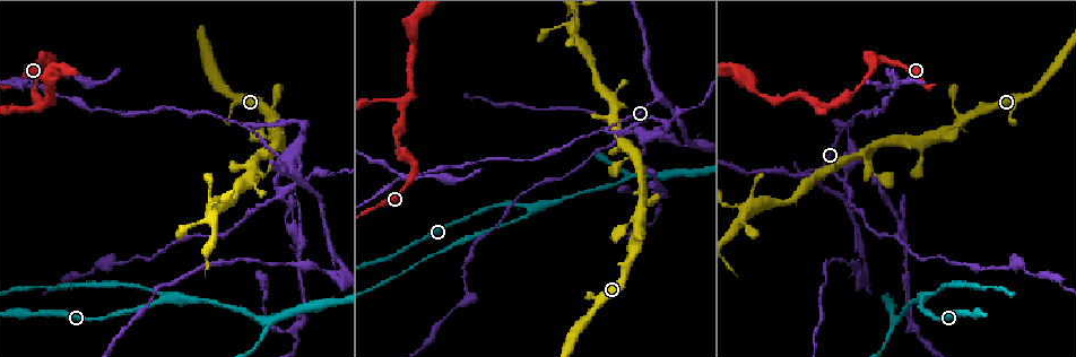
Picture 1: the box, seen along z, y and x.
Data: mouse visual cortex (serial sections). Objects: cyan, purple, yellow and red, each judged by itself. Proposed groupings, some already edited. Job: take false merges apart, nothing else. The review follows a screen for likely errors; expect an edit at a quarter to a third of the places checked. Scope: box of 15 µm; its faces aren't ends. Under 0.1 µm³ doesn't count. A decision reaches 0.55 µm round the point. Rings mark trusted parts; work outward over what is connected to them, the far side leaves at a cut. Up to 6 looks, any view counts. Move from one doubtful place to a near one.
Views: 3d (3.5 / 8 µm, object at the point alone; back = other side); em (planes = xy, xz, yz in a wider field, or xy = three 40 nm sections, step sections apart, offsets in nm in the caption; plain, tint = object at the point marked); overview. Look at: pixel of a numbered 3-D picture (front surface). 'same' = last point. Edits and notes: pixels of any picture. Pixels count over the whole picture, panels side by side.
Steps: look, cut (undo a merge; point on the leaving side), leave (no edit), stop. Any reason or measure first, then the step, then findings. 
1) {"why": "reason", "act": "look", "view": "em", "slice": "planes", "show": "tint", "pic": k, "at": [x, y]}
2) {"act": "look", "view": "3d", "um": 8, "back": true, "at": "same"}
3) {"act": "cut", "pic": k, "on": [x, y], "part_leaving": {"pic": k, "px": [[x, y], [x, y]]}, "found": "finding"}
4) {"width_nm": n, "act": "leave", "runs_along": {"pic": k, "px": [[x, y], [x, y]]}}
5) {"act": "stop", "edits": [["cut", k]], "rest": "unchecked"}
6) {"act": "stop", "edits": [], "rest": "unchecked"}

{"why": "arms part here", "act": "look", "view": "3d", "um": 3.5, "pic": 1, "at": [295, 178]}

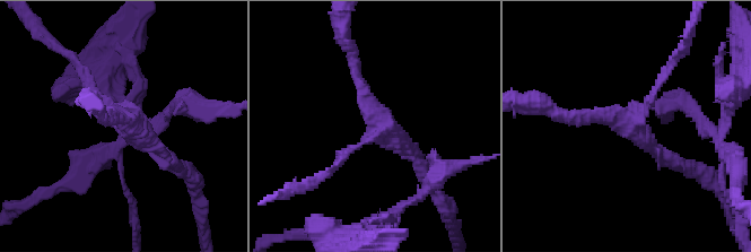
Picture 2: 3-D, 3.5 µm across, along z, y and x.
{"arms": 3, "arm_widths_nm": [100, 200, 200], "why": "now the EM", "act": "look", "view": "em", "slice": "planes", "show": "tint", "pic": 2, "at": [377, 131]}

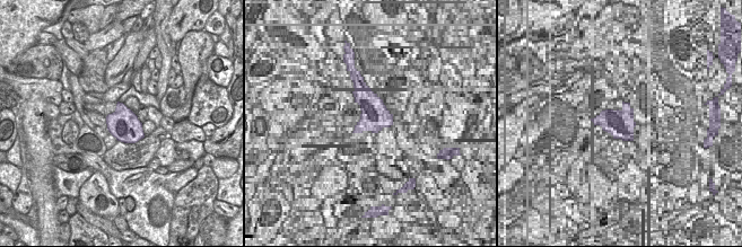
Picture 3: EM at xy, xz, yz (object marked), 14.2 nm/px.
{"act": "leave", "runs_along": {"pic": 2, "px": [[80, 69], [95, 97], [171, 159]]}, "found": "one cell here"}

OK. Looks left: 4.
{"why": "branch point", "act": "look", "view": "3d", "um": 3.5, "pic": 1, "at": [169, 295]}

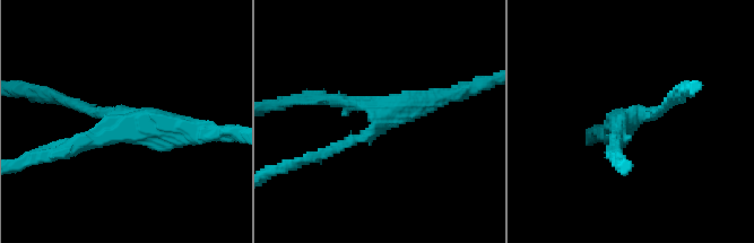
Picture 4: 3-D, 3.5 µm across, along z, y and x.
{"arms": 3, "arm_widths_nm": [150, 200, 350], "why": "now the EM", "act": "look", "view": "em", "slice": "xy", "step": 2, "show": "tint", "pic": 4, "at": [379, 107]}

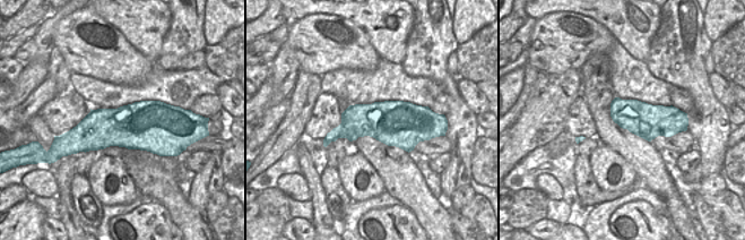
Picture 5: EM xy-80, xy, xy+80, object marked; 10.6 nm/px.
{"why": "another direction", "act": "look", "view": "em", "slice": "xy", "step": 3, "show": "tint", "at": "same"}

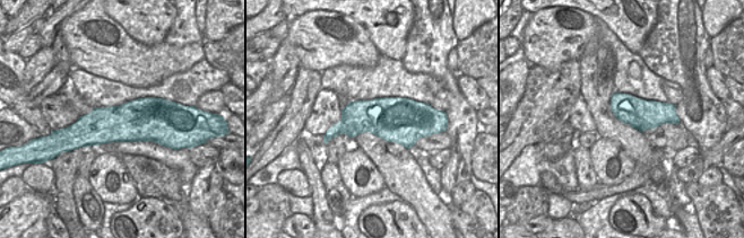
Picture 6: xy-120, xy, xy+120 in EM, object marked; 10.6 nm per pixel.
{"act": "leave", "found": "one cell here"}

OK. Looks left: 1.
{"act": "stop", "edits": [], "rest": "unchecked"}

